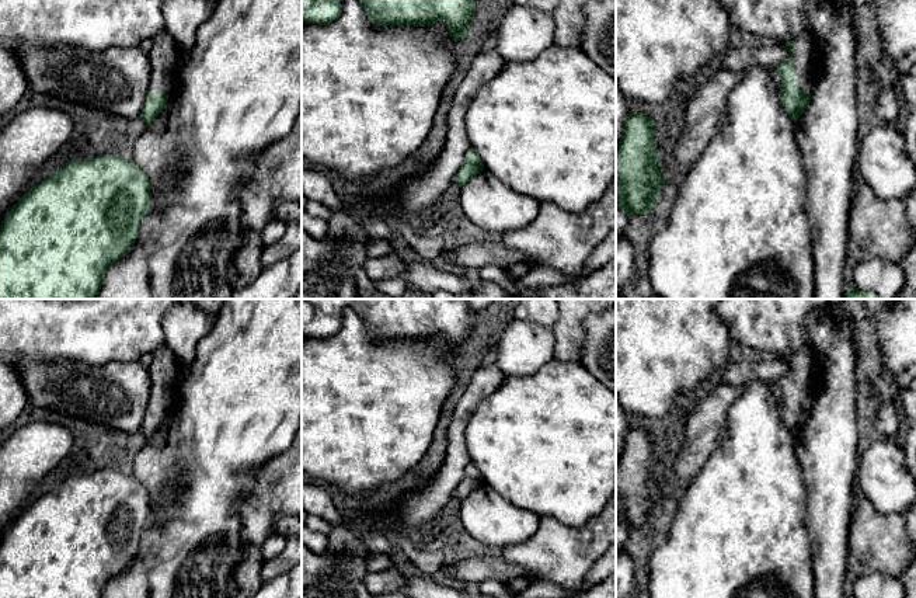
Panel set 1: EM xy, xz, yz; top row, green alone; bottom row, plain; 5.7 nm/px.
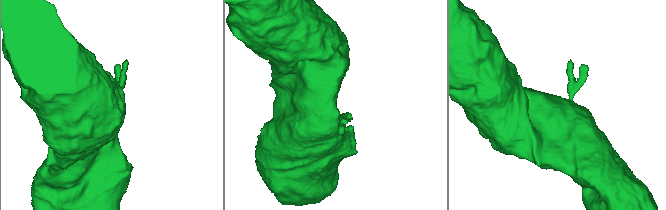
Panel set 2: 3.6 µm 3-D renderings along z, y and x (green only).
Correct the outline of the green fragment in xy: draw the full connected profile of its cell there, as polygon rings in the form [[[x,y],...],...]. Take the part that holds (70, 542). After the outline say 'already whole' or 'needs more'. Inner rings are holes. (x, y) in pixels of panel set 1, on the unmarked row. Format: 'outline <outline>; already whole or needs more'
outline [[[116,469],[72,474],[32,501],[0,539],[0,598],[102,598],[107,584],[135,559],[151,515],[147,489]]]; already whole

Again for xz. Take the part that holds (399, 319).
outline [[[302,299],[302,335],[330,338],[341,328],[345,309],[355,310],[365,321],[369,335],[376,341],[425,341],[440,335],[454,355],[466,351],[476,328],[476,312],[466,299]]]; already whole

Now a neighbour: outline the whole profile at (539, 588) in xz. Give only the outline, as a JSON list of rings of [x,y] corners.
[[[533,581],[518,598],[565,598],[565,591],[548,581]]]

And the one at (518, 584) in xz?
[[[522,576],[522,577],[516,577],[513,580],[509,580],[506,583],[506,585],[508,585],[509,591],[518,594],[518,592],[525,591],[527,587],[530,587],[532,583],[533,581],[527,576]]]

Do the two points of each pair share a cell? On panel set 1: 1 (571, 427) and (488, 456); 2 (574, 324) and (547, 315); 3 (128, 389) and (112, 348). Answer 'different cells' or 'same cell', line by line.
1: same cell
2: different cells
3: different cells

